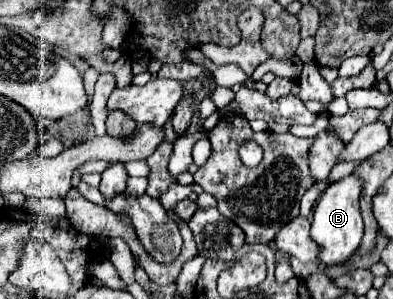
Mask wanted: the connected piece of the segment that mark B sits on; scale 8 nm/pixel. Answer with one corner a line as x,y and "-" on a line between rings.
349,176
337,184
331,184
315,204
311,222
311,240
319,246
317,260
323,266
345,266
357,252
363,238
363,220
357,206
359,194
361,194
361,182

